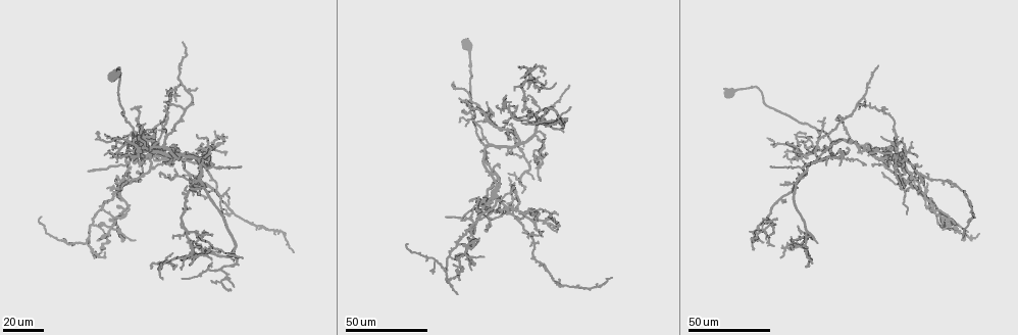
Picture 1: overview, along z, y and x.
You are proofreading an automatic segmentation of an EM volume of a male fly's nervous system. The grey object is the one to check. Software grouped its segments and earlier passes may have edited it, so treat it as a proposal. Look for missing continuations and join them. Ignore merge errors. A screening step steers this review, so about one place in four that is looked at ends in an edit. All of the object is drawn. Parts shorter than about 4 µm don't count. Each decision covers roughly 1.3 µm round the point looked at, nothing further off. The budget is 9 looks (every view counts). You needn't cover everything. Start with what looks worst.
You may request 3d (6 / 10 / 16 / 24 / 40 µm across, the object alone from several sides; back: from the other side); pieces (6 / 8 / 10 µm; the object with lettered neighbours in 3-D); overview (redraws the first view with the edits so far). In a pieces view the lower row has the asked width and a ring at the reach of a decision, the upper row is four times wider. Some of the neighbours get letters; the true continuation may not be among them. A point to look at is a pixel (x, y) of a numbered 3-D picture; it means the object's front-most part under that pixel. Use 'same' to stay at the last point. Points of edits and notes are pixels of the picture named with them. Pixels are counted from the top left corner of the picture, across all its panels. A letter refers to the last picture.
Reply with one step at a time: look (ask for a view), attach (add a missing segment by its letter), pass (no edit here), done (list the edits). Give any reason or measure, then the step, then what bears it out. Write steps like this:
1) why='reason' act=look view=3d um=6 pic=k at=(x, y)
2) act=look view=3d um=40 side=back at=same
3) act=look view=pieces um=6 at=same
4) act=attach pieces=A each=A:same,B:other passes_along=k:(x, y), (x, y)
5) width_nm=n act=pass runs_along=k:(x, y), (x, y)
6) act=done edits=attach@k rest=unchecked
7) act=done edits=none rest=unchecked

why='an open end' act=look view=3d um=40 pic=1 at=(506, 154)

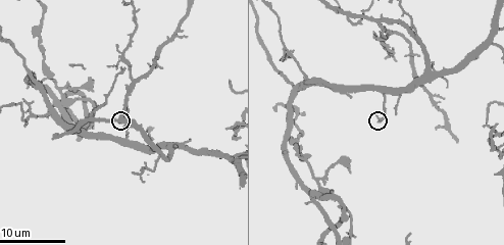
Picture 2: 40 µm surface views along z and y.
why='what lies round it' act=look view=pieces um=10 pic=2 at=(378, 123)

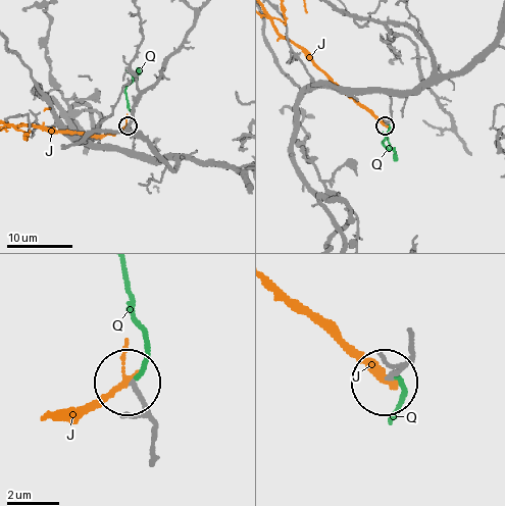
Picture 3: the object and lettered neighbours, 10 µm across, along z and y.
act=attach pieces=Q each=J:other,Q:same passes_along=3:(411, 334), (411, 355), (392, 377), (405, 391), (398, 410) found='the cell continues'

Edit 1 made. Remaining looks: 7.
why='redraw' act=look view=overview

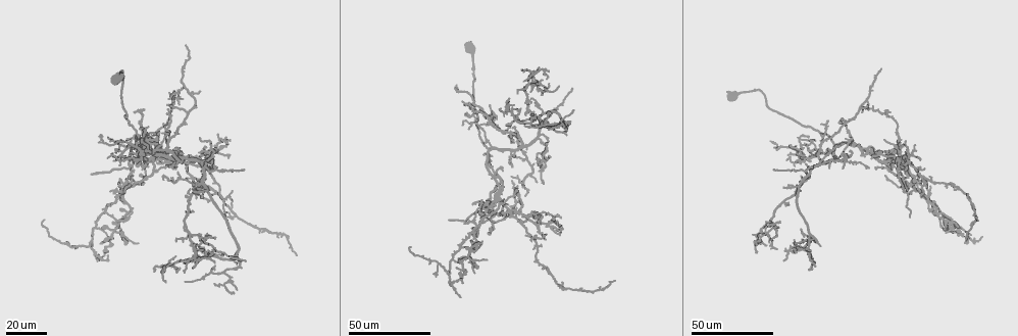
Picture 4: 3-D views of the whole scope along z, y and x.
why='end of a long branch' act=look view=3d um=24 pic=4 at=(92, 173)

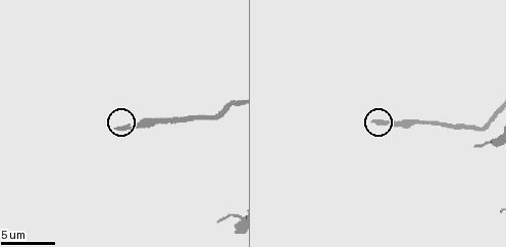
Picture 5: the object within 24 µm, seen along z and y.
act=look view=pieces um=8 pic=5 at=(119, 129)

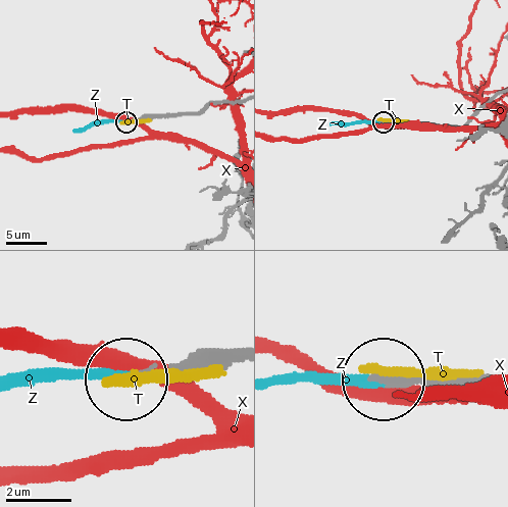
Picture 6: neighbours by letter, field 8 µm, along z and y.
act=attach pieces=Z each=T:other,X:other,Z:same passes_along=6:(147, 115), (133, 121), (96, 121), (74, 131) found='the cell continues'

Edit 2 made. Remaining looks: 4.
why='branch stops here' act=look view=3d um=40 pic=4 at=(225, 146)

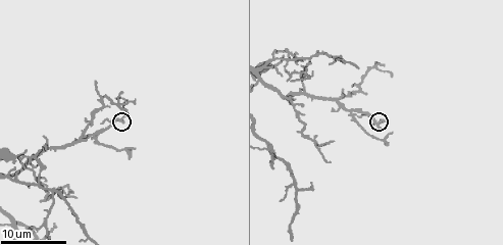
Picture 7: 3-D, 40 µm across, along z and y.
why='see the neighbours' act=look view=pieces um=10 pic=7 at=(381, 127)

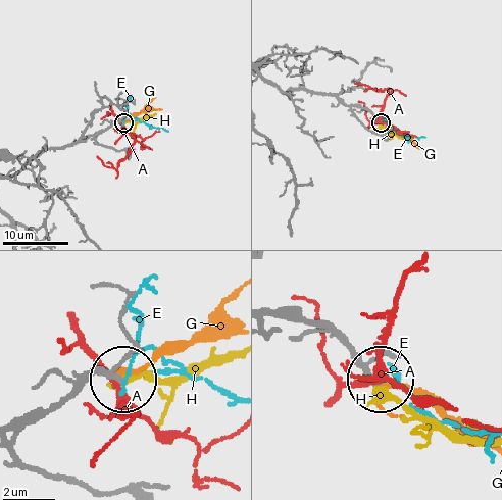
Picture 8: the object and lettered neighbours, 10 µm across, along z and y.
act=attach pieces=H each=A:other,E:other,G:other,H:same passes_along=8:(107, 128), (115, 120), (137, 122), (156, 114) found='it goes on there'

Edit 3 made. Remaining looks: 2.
why='branch stops here' act=look view=3d um=24 pic=4 at=(850, 138)

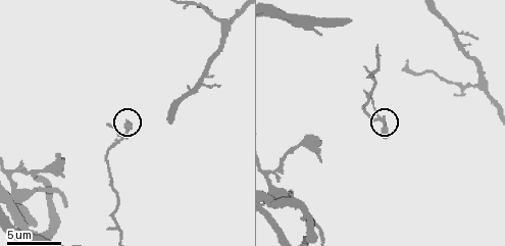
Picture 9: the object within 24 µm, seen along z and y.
why='see the neighbours' act=look view=pieces um=10 pic=9 at=(127, 120)

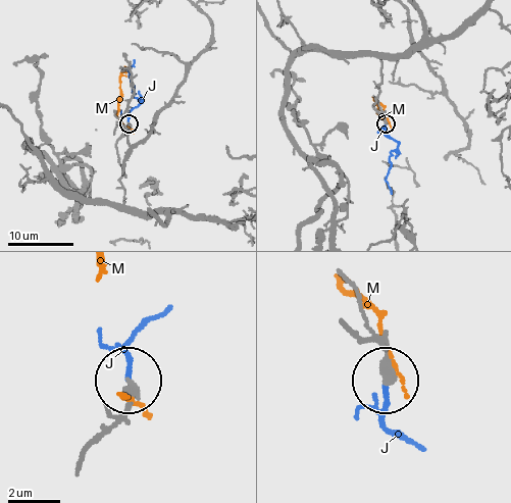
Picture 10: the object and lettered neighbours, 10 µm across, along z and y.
act=attach pieces=J each=J:same,M:other passes_along=10:(375, 109), (398, 145), (386, 180), (392, 194) found='the cell continues'

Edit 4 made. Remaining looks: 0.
act=done edits=attach@3,attach@6,attach@8,attach@10 rest=unchecked

